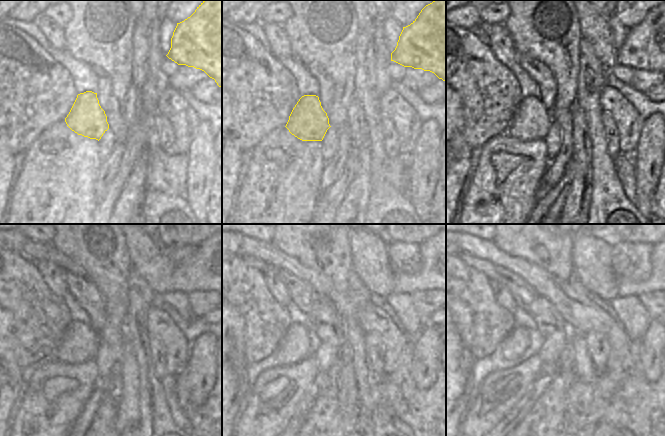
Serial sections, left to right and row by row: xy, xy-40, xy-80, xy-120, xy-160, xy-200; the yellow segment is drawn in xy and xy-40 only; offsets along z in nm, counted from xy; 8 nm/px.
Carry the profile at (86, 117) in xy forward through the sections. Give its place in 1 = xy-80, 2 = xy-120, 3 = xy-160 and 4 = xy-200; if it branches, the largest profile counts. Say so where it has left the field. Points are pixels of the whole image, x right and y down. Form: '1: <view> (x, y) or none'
1: xy-80 (531, 120)
2: xy-120 (80, 342)
3: xy-160 (294, 347)
4: xy-200 (514, 345)

